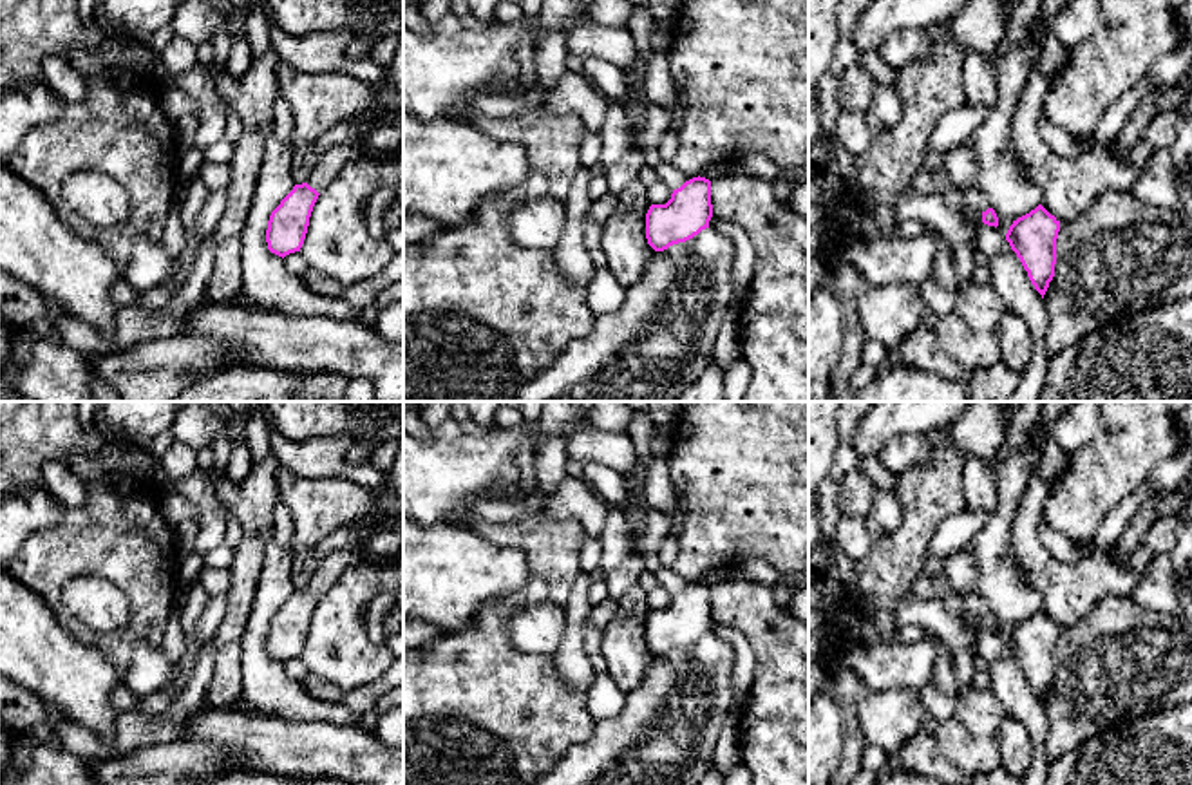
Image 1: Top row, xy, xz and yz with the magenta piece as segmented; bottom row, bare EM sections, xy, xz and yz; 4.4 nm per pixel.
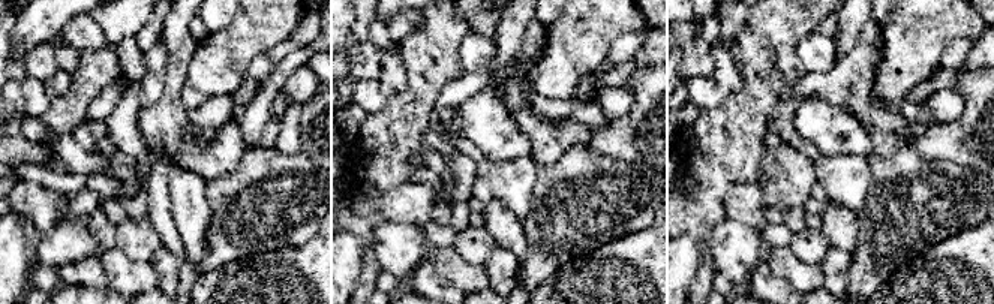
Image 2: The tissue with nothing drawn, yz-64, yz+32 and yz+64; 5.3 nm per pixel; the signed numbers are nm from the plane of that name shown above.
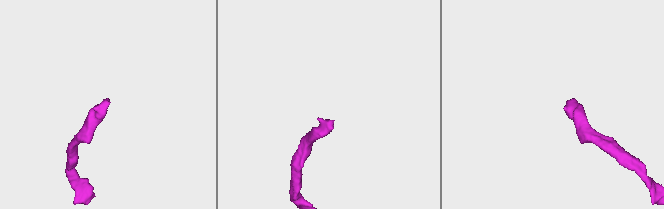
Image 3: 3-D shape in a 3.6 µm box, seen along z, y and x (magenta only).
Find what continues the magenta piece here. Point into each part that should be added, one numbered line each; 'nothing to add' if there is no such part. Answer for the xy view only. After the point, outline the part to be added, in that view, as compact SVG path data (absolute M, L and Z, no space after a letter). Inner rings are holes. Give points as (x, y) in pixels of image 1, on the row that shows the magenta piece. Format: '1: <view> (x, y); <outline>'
1: xy (333, 160); M349 143L335 145L327 148L313 172L309 174L309 179L306 181L311 188L315 188L318 194L322 194L340 174L340 170L355 157L355 150Z

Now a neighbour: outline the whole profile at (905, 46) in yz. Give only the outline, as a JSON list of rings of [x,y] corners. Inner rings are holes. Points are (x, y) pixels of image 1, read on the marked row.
[[[903,29],[892,33],[877,54],[885,63],[897,69],[904,63],[930,58],[930,45],[922,29]]]

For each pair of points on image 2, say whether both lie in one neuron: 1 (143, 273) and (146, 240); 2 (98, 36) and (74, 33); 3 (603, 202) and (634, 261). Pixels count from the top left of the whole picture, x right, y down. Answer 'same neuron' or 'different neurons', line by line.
1: different neurons
2: same neuron
3: different neurons

